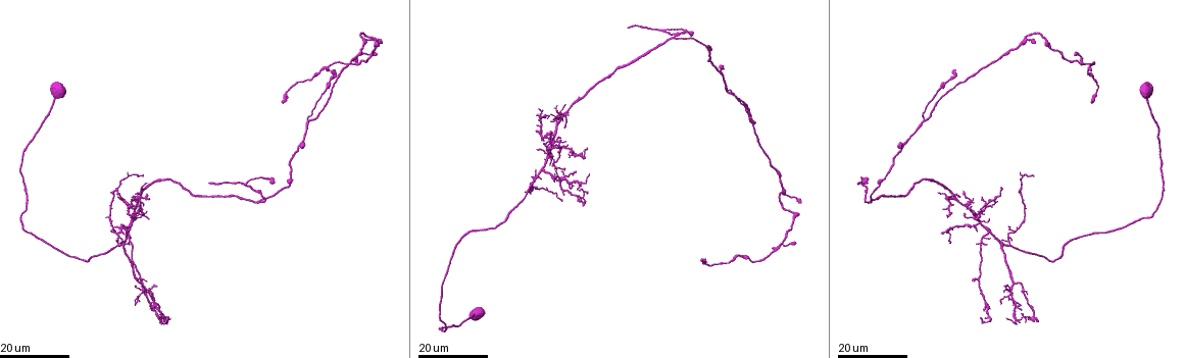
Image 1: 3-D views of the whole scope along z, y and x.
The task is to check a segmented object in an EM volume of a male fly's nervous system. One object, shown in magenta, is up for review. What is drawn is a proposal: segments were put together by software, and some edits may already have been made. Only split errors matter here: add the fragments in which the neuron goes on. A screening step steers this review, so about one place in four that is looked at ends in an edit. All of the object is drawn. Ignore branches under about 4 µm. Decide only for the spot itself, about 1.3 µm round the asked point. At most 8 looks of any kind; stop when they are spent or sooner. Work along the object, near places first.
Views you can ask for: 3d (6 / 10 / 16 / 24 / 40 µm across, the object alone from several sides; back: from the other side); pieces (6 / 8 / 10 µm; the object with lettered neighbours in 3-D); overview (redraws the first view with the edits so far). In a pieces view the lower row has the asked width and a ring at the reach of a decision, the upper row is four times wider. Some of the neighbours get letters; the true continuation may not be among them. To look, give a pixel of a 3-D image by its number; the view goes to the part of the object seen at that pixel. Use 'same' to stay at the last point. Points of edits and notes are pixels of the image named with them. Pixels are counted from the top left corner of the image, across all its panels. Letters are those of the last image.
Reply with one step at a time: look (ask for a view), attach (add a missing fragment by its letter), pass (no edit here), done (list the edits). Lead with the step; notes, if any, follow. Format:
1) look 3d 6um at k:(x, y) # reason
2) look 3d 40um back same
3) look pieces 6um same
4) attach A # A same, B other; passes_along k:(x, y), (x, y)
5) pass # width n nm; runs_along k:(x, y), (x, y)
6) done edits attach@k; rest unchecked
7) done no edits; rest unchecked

look 3d 16um at 1:(964, 192) # branch stops here

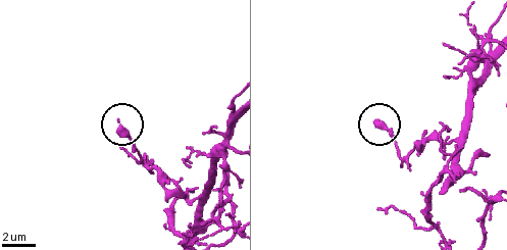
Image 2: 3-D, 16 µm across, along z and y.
look pieces 6um at 2:(117, 122)

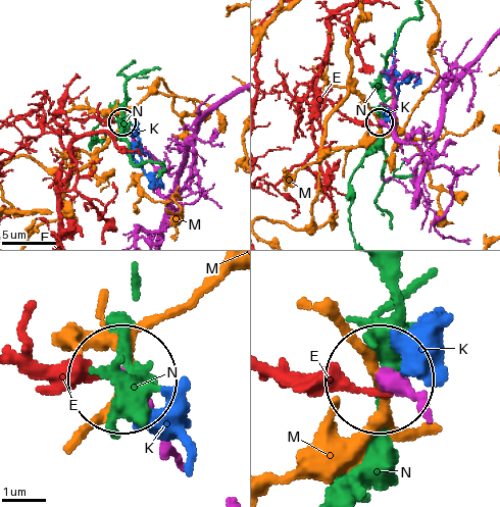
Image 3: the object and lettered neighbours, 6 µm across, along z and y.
pass # E other, K other, M other, N other; no lettered fragment goes on from it

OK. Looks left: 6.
look 3d 16um at 1:(958, 195) # free end

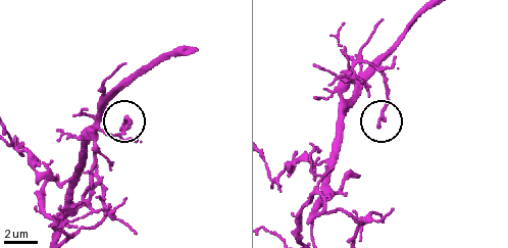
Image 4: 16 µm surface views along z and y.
look pieces 6um at 4:(378, 126)

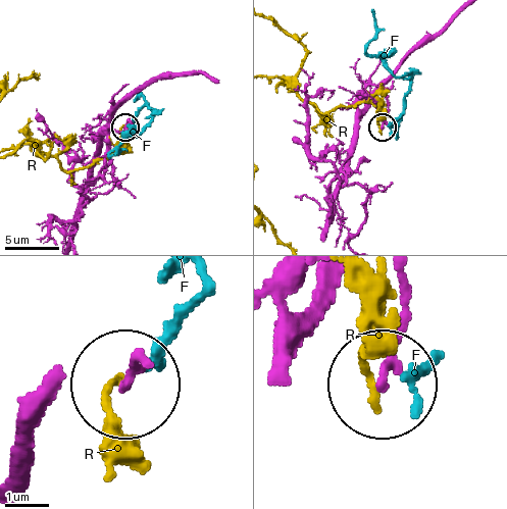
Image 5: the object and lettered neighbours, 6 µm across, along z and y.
pass # F other, R other; runs_along 5:(397, 277), (390, 384); none of them fits

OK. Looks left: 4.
look 3d 16um at 1:(1000, 188) # long arm stops here

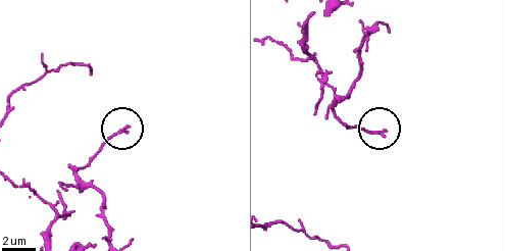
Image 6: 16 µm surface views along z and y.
look pieces 10um at 6:(126, 129)

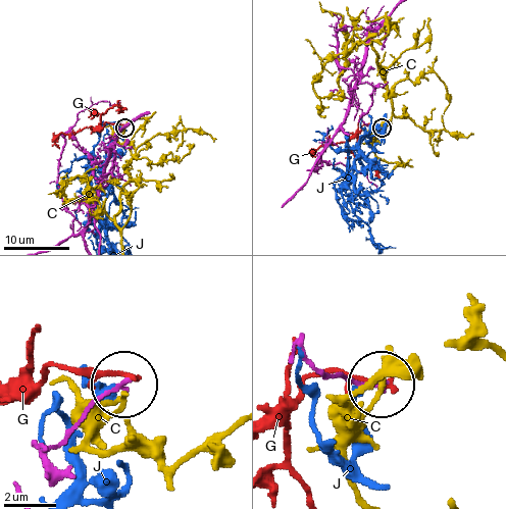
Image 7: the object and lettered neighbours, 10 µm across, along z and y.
pass # C other, G other, J other; runs_along 7:(70, 476), (51, 461), (49, 451), (121, 385); none of them fits

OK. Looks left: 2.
look 3d 24um at 1:(1005, 285) # tapers out

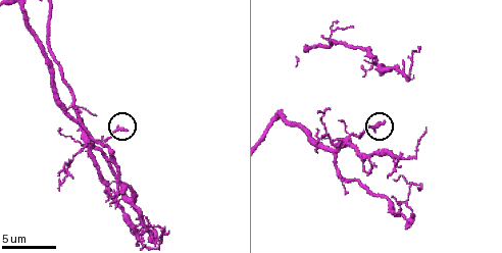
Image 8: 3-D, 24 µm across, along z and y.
look pieces 8um at 8:(383, 121)

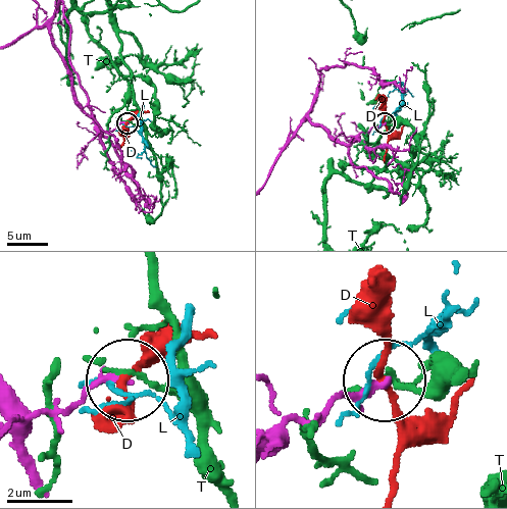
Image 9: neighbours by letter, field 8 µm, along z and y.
pass # D other, L other, T other; runs_along 9:(306, 117), (333, 138), (349, 144), (384, 123); none of them fits

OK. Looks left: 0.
done no edits; rest unchecked

